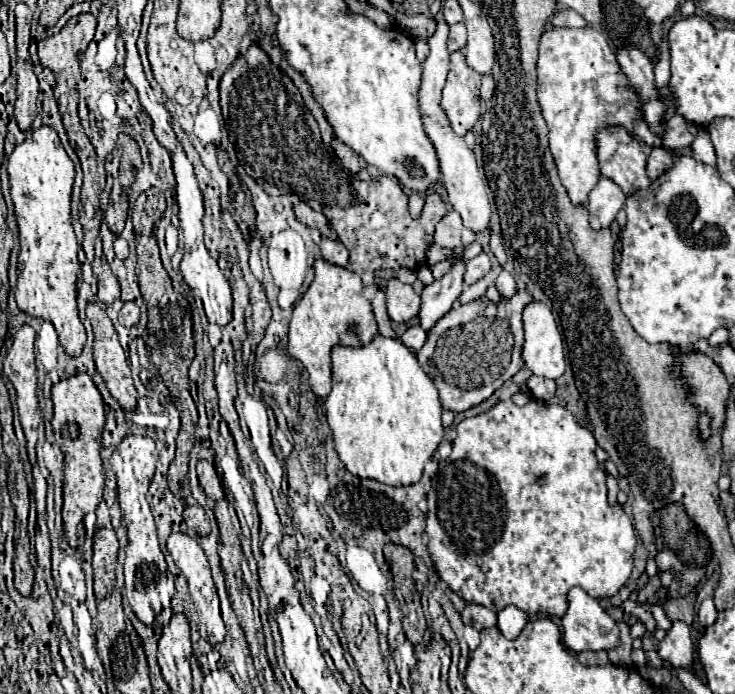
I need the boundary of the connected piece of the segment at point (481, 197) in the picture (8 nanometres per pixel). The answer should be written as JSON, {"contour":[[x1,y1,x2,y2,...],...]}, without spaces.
{"contour":[[438,18,438,28,436,28,434,36,428,40,430,54,424,60,424,72,422,72,420,90,418,90,420,116,422,116,424,132,432,140,432,144,436,148,442,182,446,186,448,200,450,200,452,208,460,214,466,228,472,228,472,232,480,234,490,226,490,204,488,204,488,196,486,196,486,184,480,178,480,172,476,168,474,152,466,146,462,136,456,136,456,132,452,132,452,128,448,128,448,120,444,116,444,110,440,108,440,94,442,94,442,88,446,84,448,56,450,56,448,50,446,50,446,40,448,40,448,24]]}

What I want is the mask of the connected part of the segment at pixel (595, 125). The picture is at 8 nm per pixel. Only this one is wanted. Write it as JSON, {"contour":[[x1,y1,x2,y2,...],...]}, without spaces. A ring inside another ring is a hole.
{"contour":[[592,26,584,28,548,28,540,38,538,48,538,102,542,108,542,116,550,130,550,152,558,166,558,176,576,206,588,204,588,196,592,188,600,180,600,162,596,156,596,134,604,128,624,128,630,136,634,136,636,120,644,120,640,94,632,88,630,80,622,74,620,64,612,48,608,46,604,34]]}

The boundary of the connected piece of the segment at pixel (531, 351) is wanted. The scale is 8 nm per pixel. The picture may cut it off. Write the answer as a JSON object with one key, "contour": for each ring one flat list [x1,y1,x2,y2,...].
{"contour":[[542,302,524,308,524,364,536,376,556,380,564,374,564,340,552,312]]}

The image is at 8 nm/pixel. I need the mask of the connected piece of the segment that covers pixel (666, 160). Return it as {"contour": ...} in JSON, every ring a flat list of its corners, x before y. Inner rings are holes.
{"contour":[[652,148,652,154,648,156,648,166,646,172,652,180,656,180,656,176,662,176,668,168,672,168,672,152,664,150,664,148]]}

